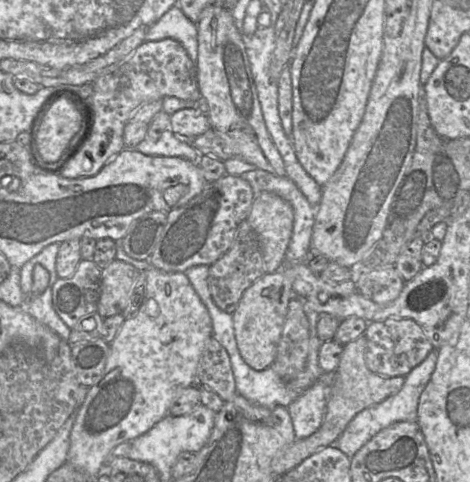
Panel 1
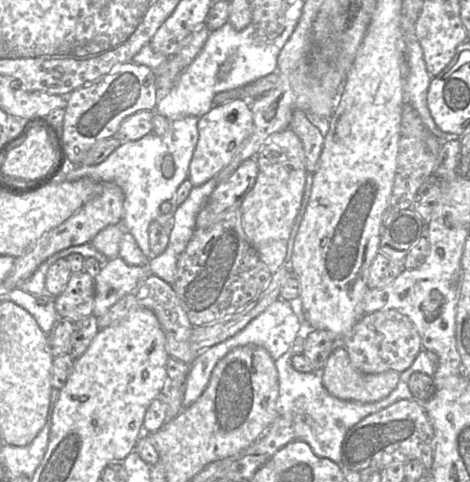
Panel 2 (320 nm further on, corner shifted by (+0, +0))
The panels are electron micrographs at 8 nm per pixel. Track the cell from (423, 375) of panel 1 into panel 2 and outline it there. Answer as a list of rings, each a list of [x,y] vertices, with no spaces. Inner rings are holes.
[[[422,350],[415,358],[413,364],[400,373],[396,388],[385,398],[372,403],[340,400],[332,396],[323,386],[320,372],[298,372],[292,366],[293,354],[291,351],[284,353],[275,361],[278,373],[279,395],[277,399],[277,411],[279,415],[294,413],[294,437],[306,442],[313,452],[322,458],[340,464],[342,461],[342,442],[347,432],[368,415],[376,413],[397,401],[417,399],[412,395],[408,387],[408,381],[413,373],[424,373],[434,377],[437,365],[428,355],[427,350]]]

